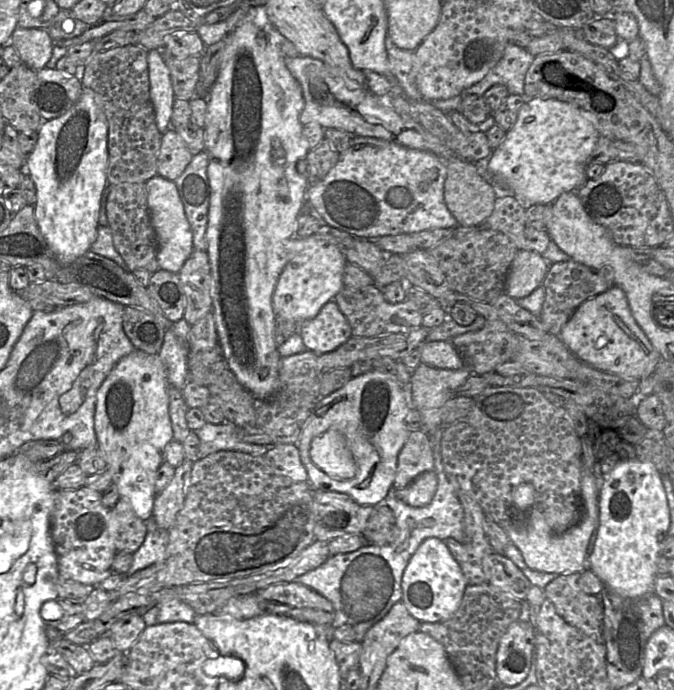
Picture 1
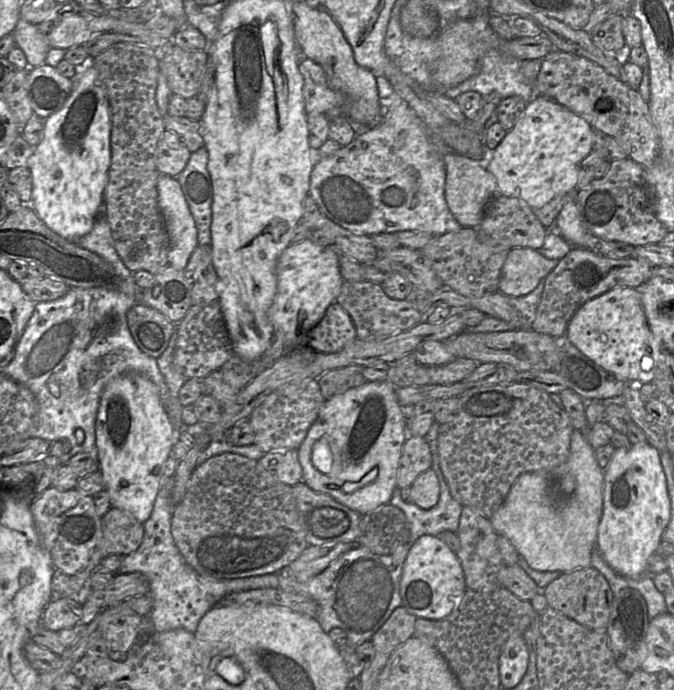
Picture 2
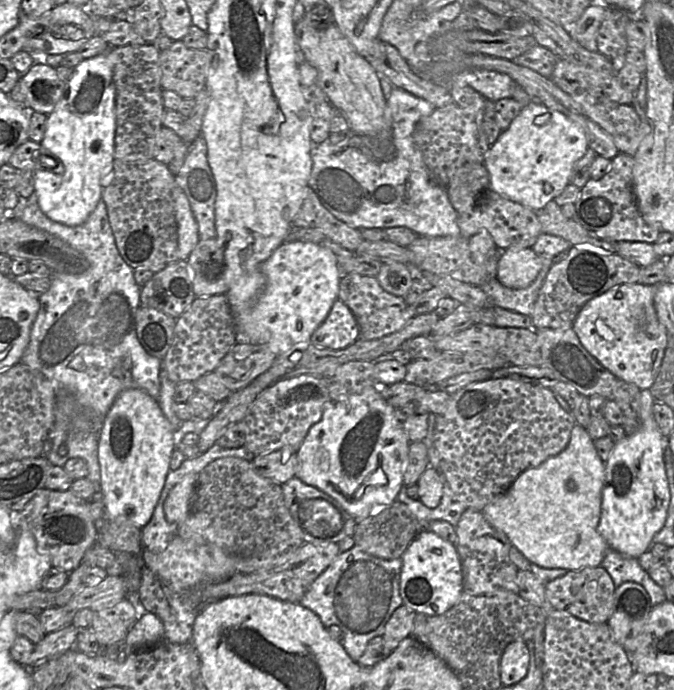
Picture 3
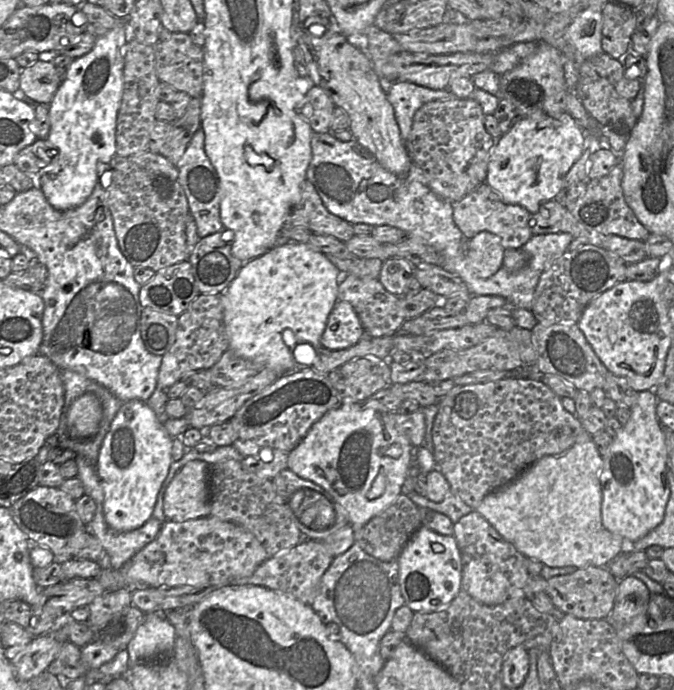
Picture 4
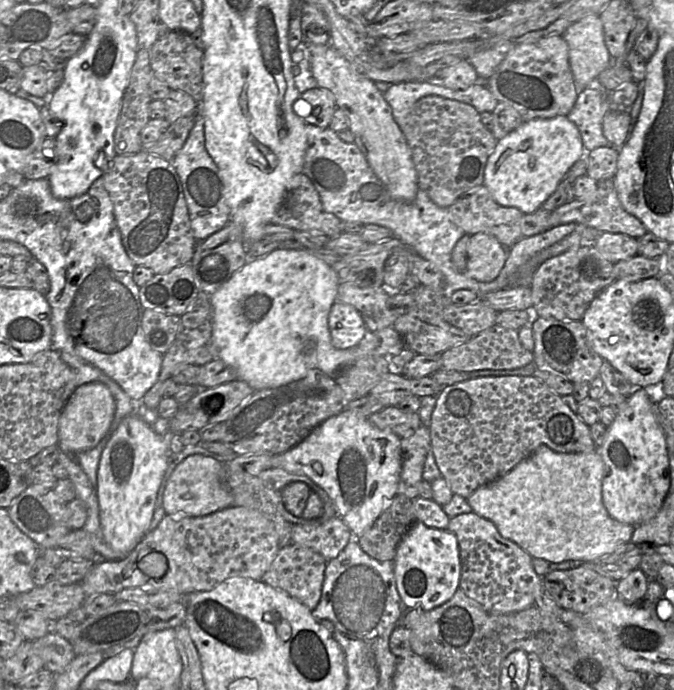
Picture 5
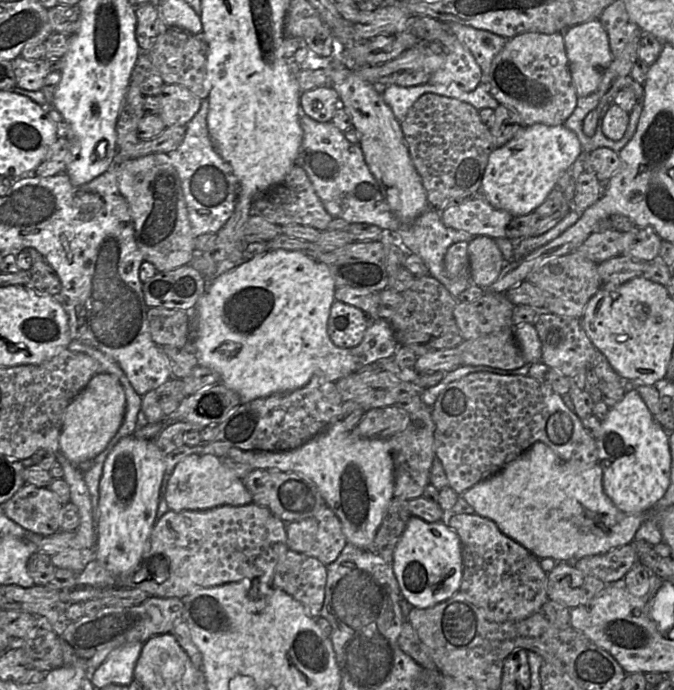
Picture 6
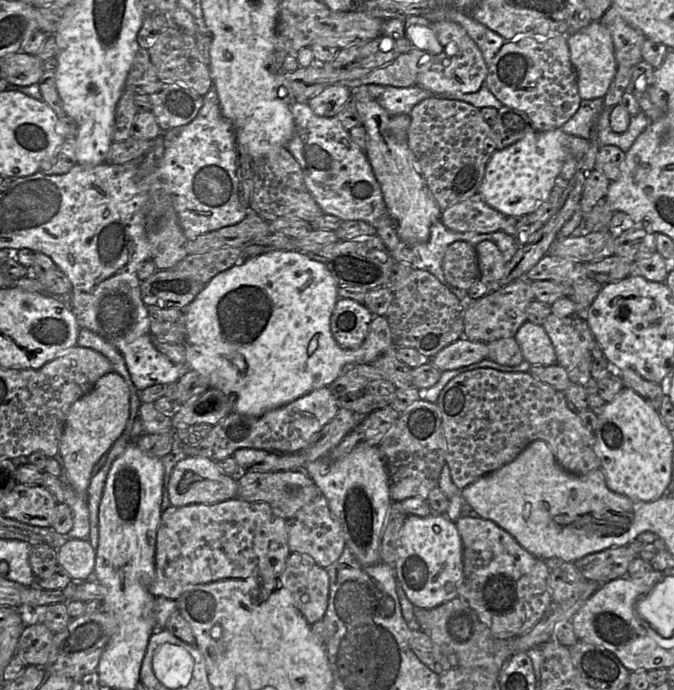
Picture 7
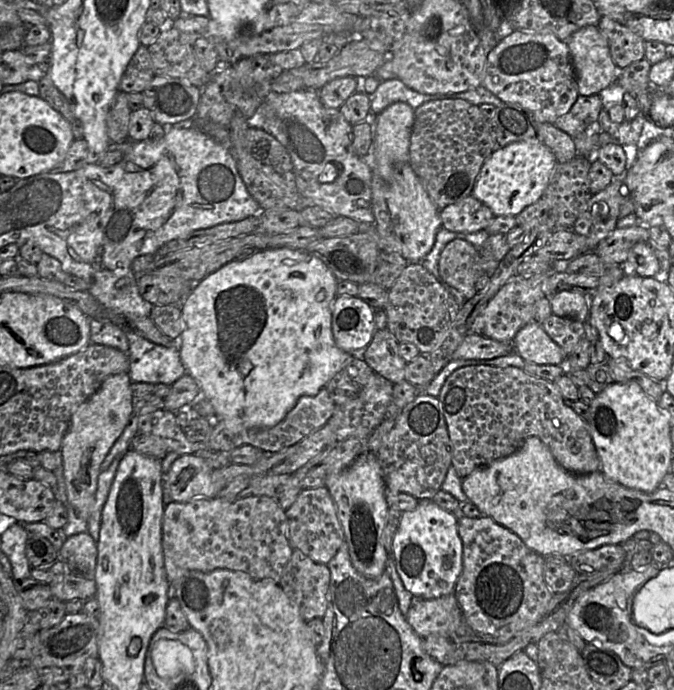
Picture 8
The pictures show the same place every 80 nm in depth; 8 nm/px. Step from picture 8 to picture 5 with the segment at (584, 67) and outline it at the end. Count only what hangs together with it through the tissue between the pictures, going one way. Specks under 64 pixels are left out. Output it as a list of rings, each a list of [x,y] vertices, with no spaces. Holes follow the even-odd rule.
[[[590,14],[583,17],[570,25],[562,37],[569,48],[574,82],[578,89],[584,89],[611,63],[600,16]]]

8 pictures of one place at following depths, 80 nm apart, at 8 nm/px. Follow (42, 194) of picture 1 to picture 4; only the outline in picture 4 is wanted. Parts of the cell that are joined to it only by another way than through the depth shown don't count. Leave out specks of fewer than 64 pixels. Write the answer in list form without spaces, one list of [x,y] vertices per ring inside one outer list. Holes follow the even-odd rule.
[[[119,24],[106,34],[97,37],[93,49],[74,59],[67,69],[67,77],[60,84],[49,105],[50,132],[46,138],[58,153],[51,163],[40,169],[40,189],[49,204],[56,210],[67,210],[84,203],[98,184],[98,163],[109,163],[116,156],[116,126],[123,96],[123,47],[131,39],[129,29]]]

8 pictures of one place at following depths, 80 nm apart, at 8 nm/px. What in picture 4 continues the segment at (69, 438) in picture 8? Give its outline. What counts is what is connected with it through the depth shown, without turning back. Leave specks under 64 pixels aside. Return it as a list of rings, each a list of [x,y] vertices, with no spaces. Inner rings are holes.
[[[86,393],[74,400],[66,411],[67,431],[71,438],[94,436],[102,420],[102,406],[92,393]]]

